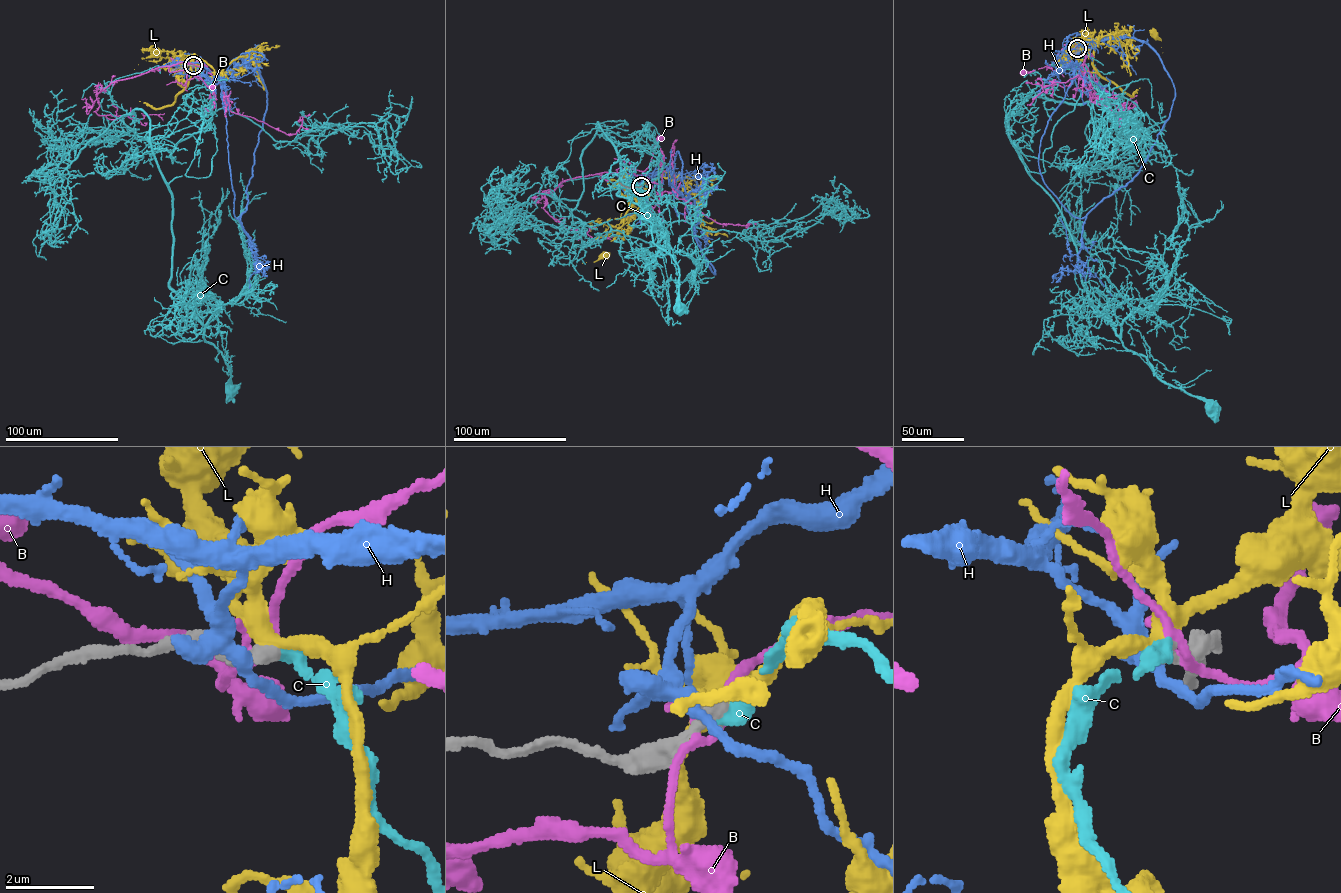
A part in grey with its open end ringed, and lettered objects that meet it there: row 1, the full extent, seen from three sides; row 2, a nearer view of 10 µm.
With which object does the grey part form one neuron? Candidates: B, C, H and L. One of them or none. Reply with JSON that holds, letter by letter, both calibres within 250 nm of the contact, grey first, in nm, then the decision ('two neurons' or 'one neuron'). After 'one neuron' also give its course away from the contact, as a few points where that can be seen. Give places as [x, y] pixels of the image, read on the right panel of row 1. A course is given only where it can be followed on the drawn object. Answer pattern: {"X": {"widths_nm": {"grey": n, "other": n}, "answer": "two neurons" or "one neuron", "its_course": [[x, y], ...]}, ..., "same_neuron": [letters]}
{"B": {"widths_nm": {"grey": 480, "other": 150}, "answer": "two neurons"}, "C": {"widths_nm": {"grey": 380, "other": 380}, "answer": "one neuron", "its_course": [[1077, 48], [1045, 171], [1009, 136], [1020, 95], [1036, 122], [1014, 148], [1089, 305], [1211, 409]]}, "H": {"widths_nm": {"grey": 400, "other": 300}, "answer": "two neurons"}, "L": {"widths_nm": {"grey": 380, "other": 320}, "answer": "two neurons"}, "same_neuron": ["C"]}

